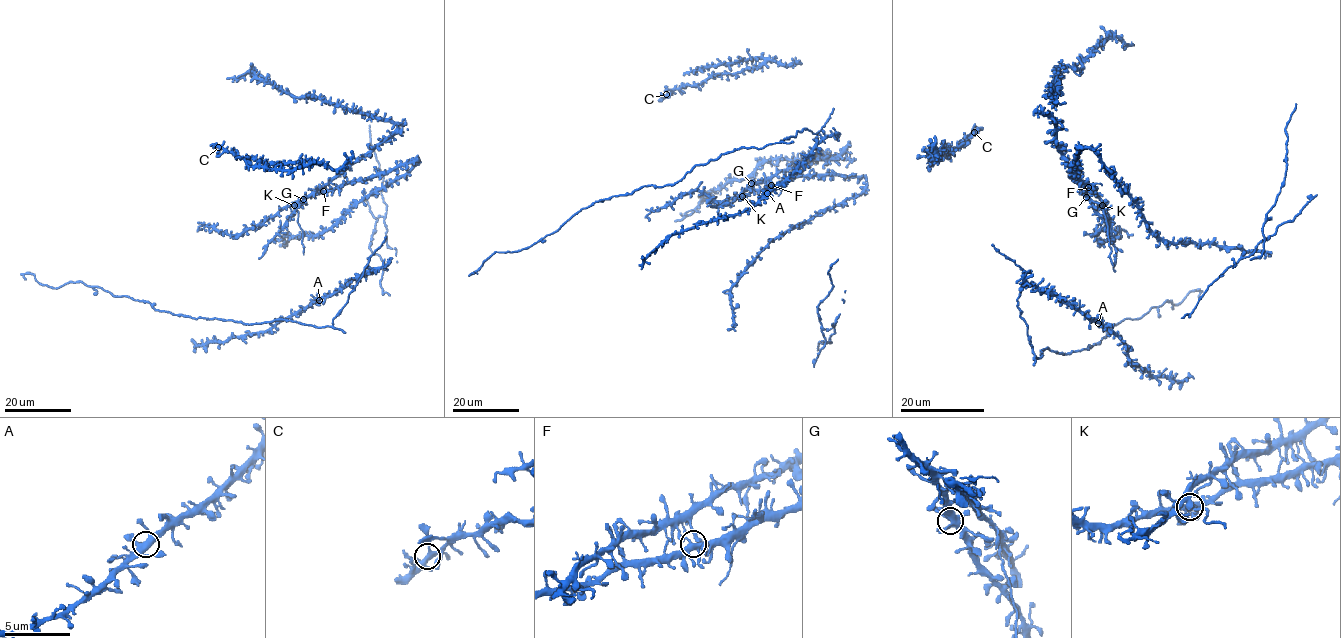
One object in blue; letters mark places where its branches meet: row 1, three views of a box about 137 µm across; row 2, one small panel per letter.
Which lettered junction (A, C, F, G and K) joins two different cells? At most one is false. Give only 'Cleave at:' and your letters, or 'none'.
Cleave at: K

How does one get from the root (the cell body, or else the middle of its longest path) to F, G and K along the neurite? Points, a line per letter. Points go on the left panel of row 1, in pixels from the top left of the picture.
F: (303, 234), (293, 204), (323, 191)
G: (303, 234), (293, 204), (303, 199)
K: (303, 234), (293, 205)

